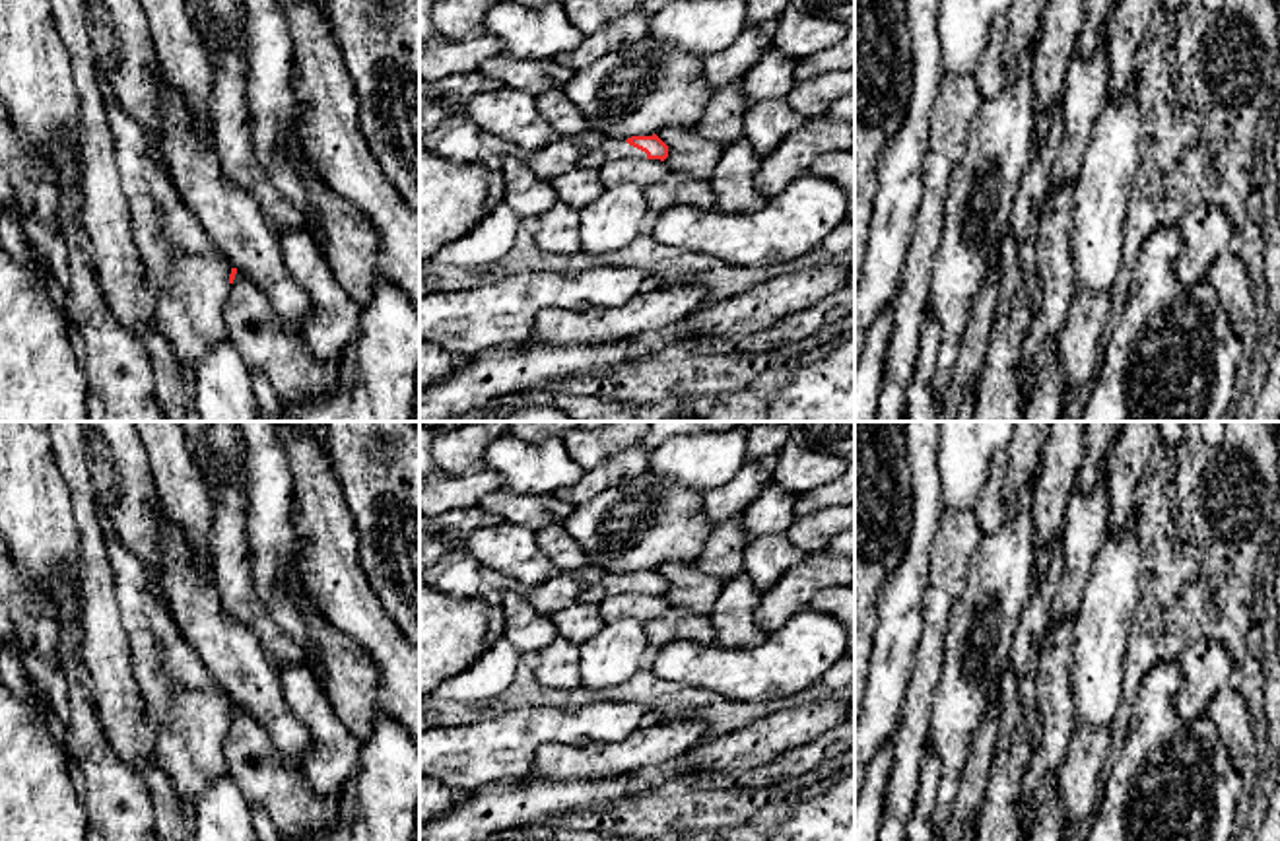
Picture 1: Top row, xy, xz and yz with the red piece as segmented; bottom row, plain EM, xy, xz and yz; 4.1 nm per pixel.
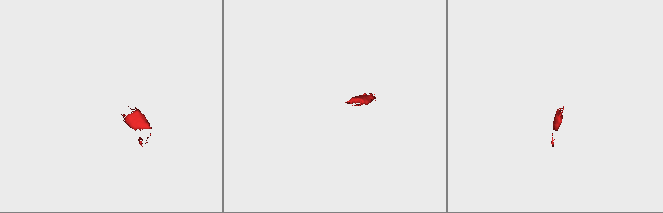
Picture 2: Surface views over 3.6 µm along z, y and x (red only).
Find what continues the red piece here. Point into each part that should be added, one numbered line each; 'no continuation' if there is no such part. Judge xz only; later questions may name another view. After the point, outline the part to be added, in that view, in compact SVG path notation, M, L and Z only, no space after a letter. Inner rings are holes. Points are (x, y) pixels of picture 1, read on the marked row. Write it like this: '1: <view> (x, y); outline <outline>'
1: xz (612, 148); outline M604 138L604 142L585 153L579 161L581 167L585 169L600 169L604 163L612 161L612 159L645 159L647 153L629 146L625 140L620 138Z

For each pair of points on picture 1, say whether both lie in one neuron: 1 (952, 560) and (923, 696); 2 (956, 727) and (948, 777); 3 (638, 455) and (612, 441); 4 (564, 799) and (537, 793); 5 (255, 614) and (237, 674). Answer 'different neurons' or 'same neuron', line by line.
1: same neuron
2: same neuron
3: different neurons
4: same neuron
5: different neurons

